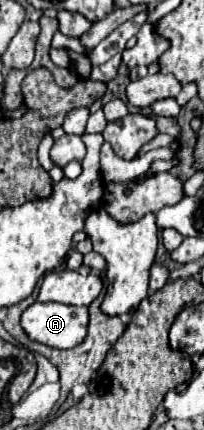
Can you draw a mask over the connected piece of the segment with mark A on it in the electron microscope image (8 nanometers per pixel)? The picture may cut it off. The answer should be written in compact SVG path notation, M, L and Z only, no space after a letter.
M35 302L23 312L21 326L31 340L57 350L69 350L85 340L85 332L89 328L89 308Z

